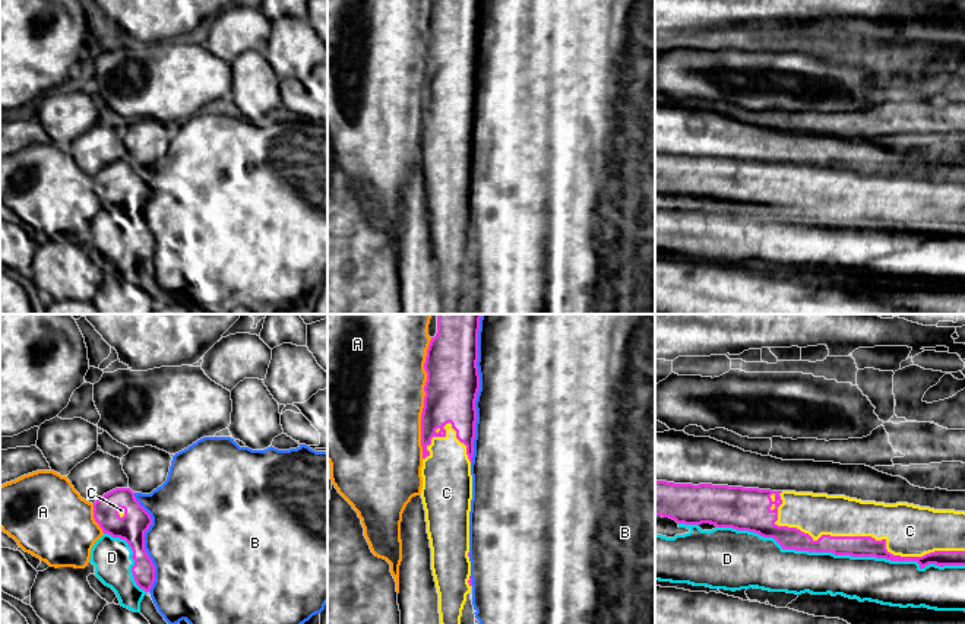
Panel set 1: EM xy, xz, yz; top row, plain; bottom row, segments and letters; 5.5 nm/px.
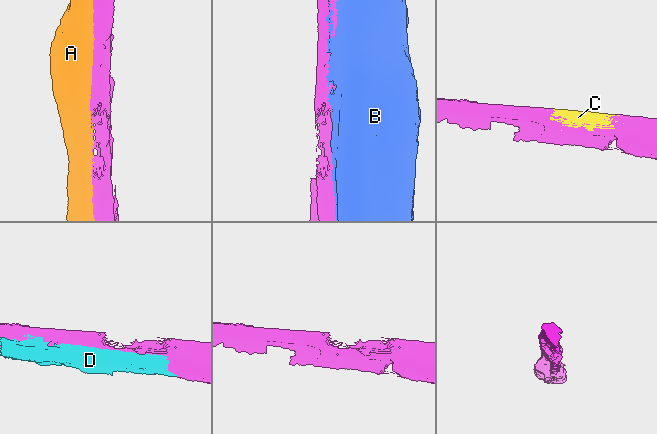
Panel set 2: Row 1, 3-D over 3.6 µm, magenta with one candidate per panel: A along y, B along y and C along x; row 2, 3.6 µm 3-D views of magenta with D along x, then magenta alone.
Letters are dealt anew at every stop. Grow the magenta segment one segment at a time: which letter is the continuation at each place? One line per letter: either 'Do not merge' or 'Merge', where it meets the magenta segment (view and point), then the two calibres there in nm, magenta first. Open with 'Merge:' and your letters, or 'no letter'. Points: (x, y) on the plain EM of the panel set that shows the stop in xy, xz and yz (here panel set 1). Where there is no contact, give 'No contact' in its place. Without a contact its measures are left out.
Merge: D
A: Do not merge. Touches magenta at xz (424, 70). Thickness 300 nm (magenta) against 500 nm
B: Do not merge. Touches magenta at xz (475, 69). Thickness 300 nm (magenta) against 480 nm
C: Do not merge. Touches magenta at yz (860, 209). Thickness 110 nm (magenta) against 260 nm
D: Merge. Touches magenta at yz (841, 227). Thickness 110 nm (magenta) against 240 nm

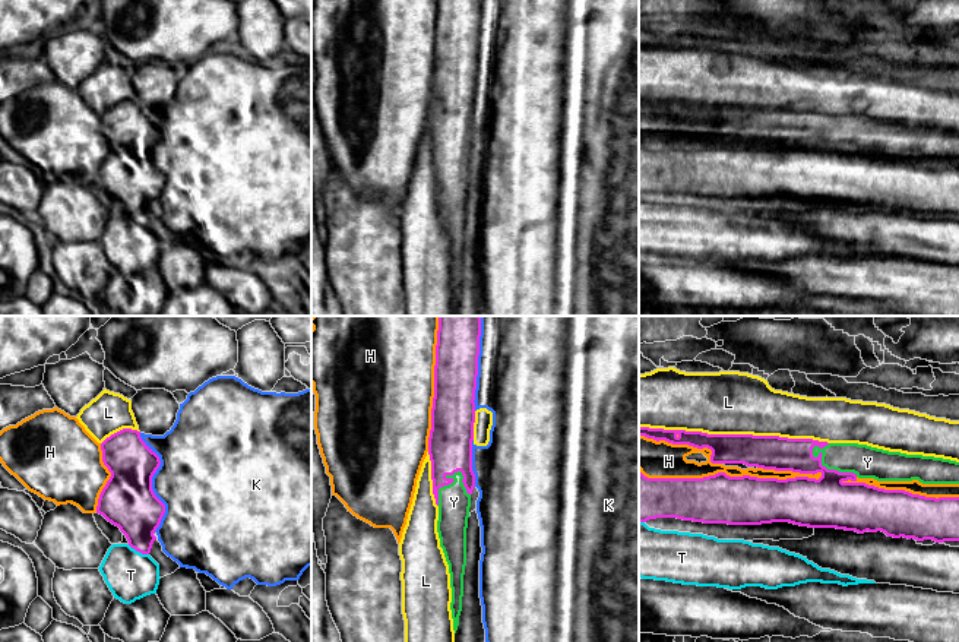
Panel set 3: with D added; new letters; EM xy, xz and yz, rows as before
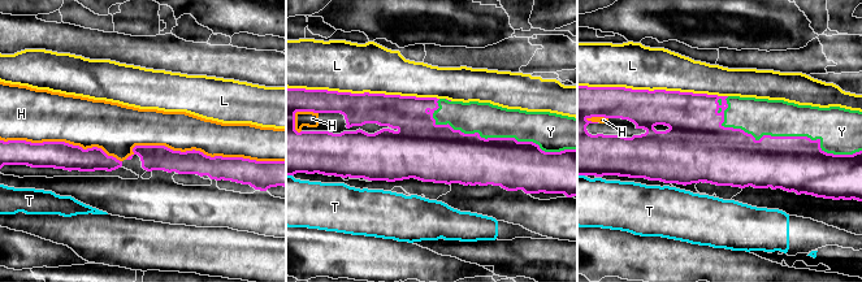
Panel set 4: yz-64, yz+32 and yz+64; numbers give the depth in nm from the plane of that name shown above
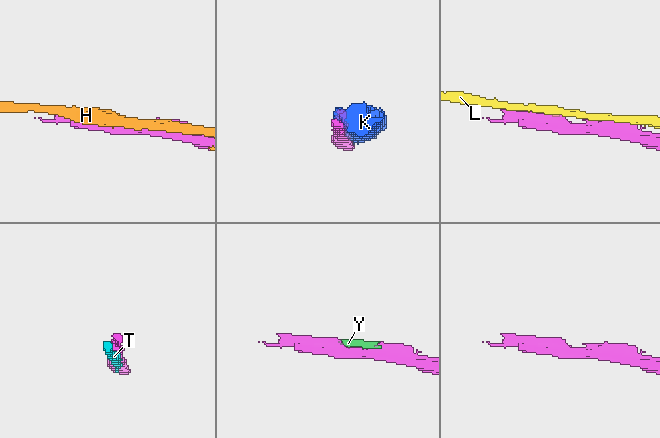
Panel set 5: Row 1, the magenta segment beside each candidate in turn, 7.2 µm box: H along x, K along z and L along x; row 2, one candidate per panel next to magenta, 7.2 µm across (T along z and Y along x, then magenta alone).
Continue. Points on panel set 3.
Merge: no letter
H: Do not merge. Touches magenta at yz (728, 148). Thickness 280 nm (magenta) against 100 nm
K: Do not merge. Touches magenta at xy (151, 155). Thickness 300 nm (magenta) against 440 nm
L: Do not merge. Touches magenta at yz (734, 107). Thickness 190 nm (magenta) against 360 nm
T: Do not merge. Touches magenta at xy (138, 223). Thickness 280 nm (magenta) against 280 nm
Y: Do not merge. Touches magenta at yz (829, 142). Thickness 280 nm (magenta) against 180 nm

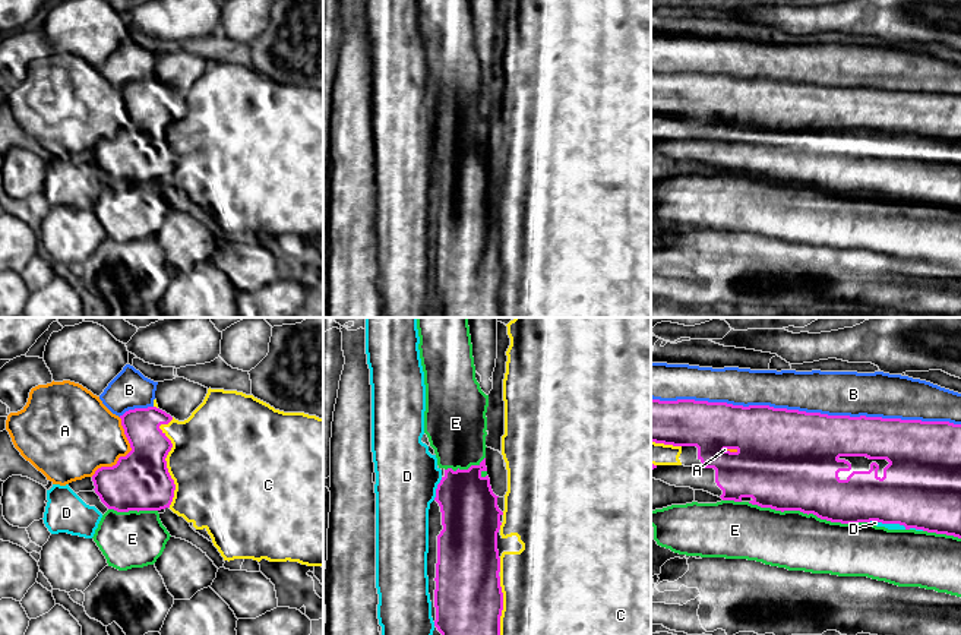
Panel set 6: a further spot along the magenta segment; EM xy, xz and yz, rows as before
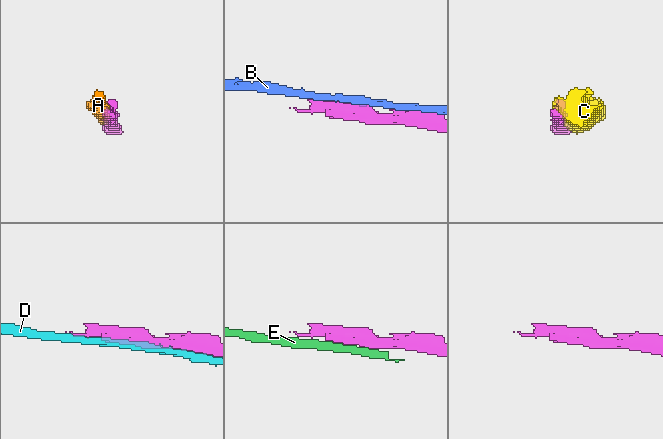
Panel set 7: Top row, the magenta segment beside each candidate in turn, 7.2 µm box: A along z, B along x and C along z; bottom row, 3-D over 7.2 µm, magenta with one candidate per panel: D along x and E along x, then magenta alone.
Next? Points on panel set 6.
Merge: no letter
A: Do not merge. Touches magenta at xy (127, 126). Thickness 320 nm (magenta) against 380 nm
B: Do not merge. Touches magenta at yz (805, 84). Thickness 500 nm (magenta) against 240 nm
C: Do not merge. Touches magenta at xy (164, 132). Thickness 320 nm (magenta) against 440 nm
D: Do not merge. Touches magenta at yz (888, 195). Thickness 420 nm (magenta) against 30 nm
E: Do not merge. Touches magenta at yz (809, 185). Thickness 460 nm (magenta) against 320 nm

